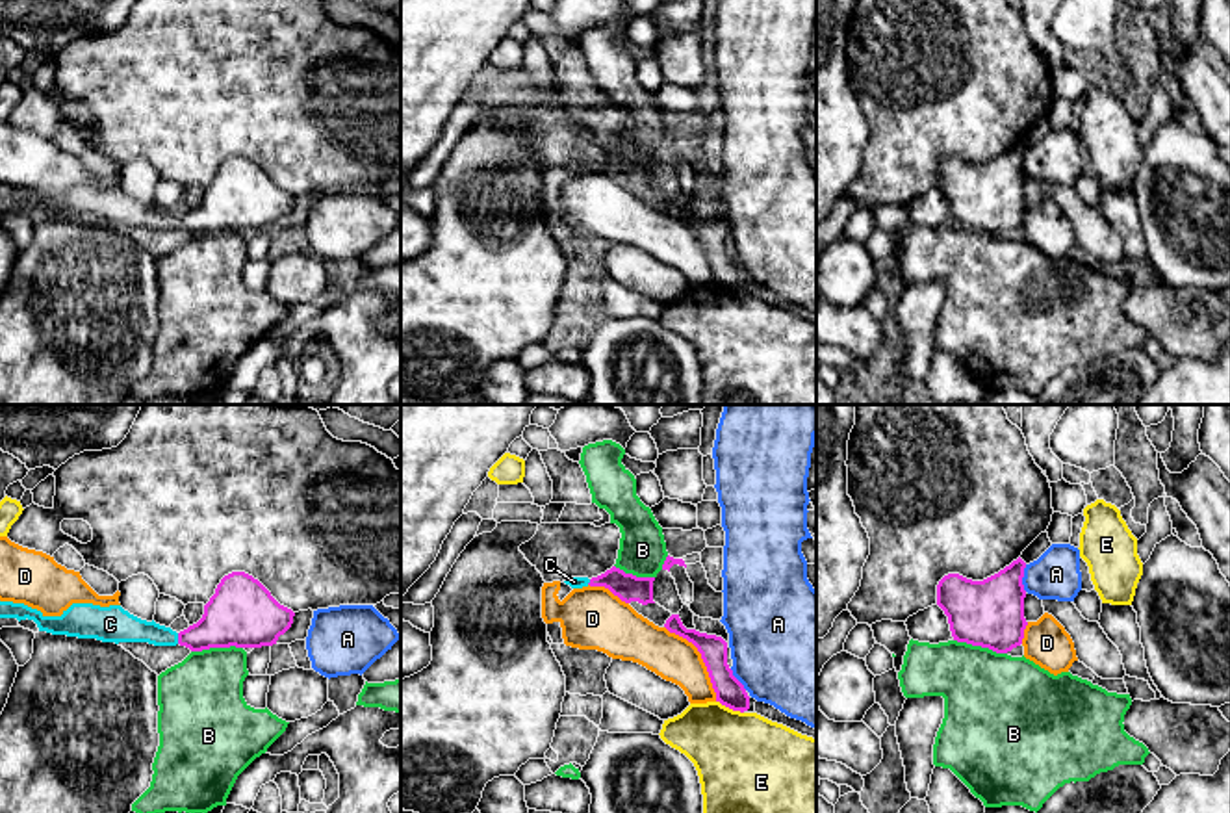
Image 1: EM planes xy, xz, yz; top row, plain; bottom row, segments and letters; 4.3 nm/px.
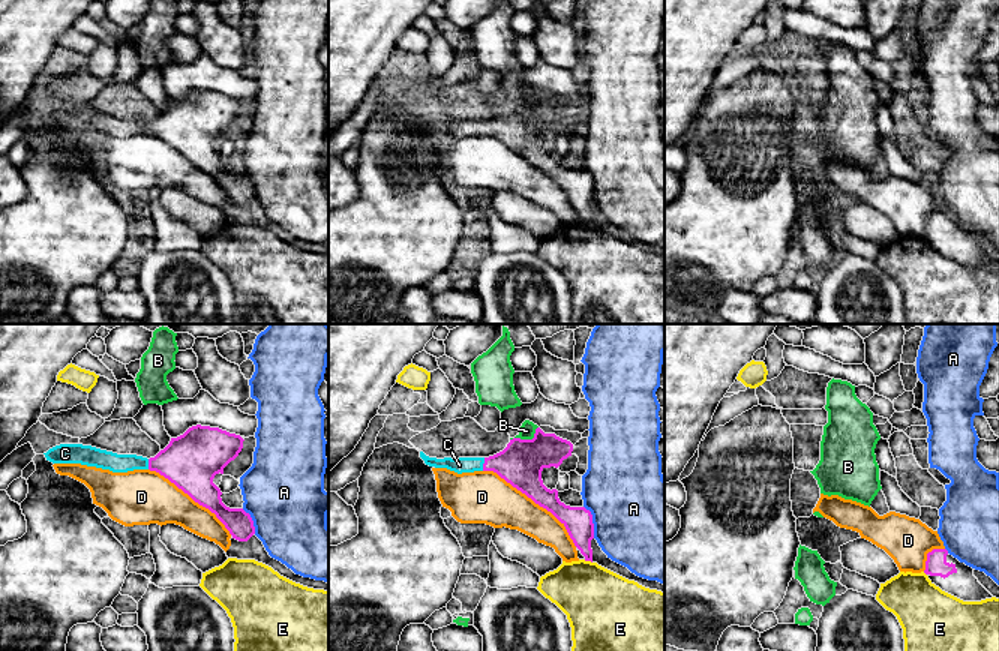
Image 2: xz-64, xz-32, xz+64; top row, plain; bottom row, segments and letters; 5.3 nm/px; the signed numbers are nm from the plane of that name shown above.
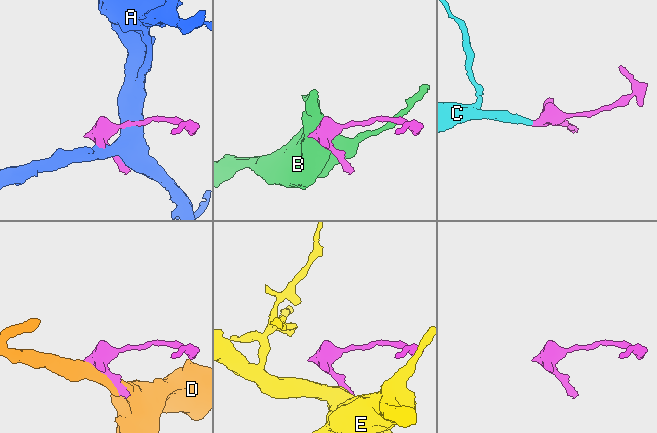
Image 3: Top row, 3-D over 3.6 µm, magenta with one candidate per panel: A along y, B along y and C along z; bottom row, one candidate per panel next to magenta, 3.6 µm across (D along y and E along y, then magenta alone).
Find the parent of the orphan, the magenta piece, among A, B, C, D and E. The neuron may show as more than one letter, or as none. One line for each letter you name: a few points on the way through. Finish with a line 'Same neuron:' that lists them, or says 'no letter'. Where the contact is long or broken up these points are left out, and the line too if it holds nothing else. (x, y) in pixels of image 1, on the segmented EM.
C: Path across: xy (230, 617), (216, 630), (179, 639), (123, 626)
Same neuron: C

